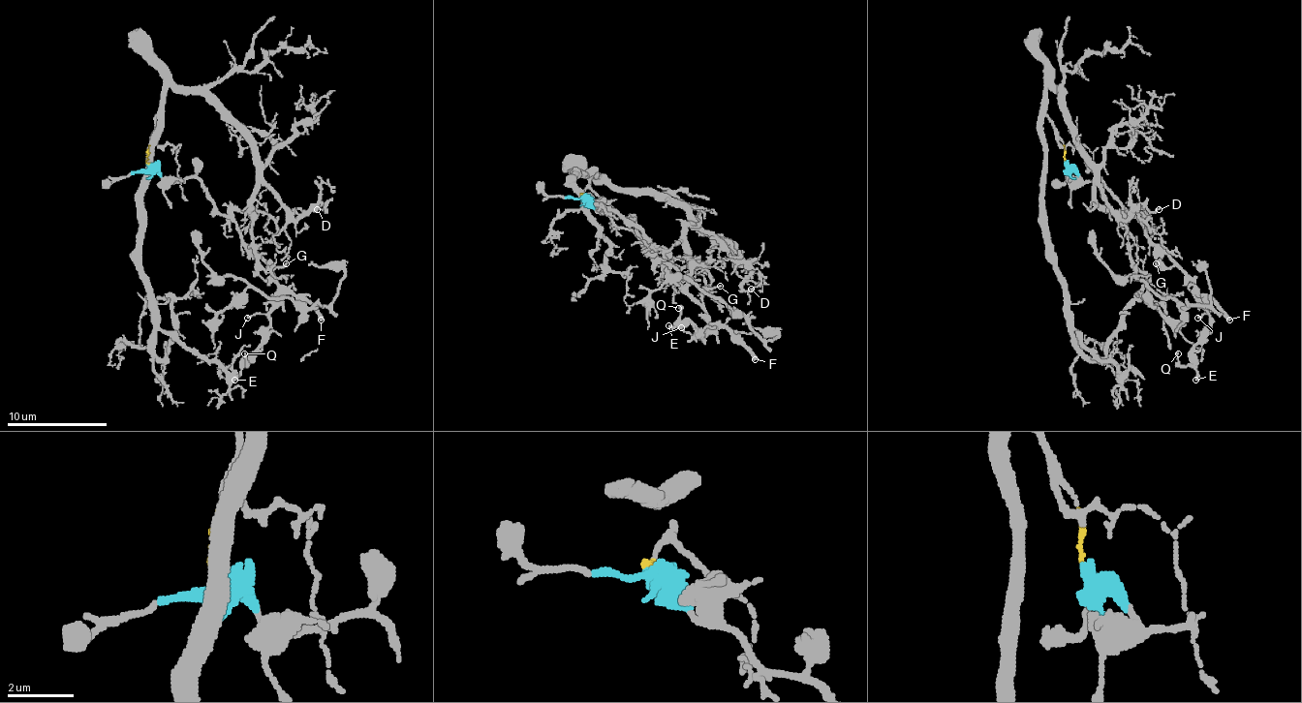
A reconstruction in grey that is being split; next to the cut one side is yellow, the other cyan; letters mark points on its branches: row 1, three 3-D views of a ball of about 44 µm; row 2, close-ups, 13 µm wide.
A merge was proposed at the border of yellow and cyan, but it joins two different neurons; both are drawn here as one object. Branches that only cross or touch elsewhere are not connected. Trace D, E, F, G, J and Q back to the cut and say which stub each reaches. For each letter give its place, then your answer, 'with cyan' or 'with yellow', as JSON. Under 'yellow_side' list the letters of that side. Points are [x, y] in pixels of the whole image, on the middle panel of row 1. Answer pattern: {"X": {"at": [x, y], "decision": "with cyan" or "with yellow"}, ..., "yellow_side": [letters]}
{"D": {"at": [751, 289], "decision": "with yellow"}, "E": {"at": [668, 325], "decision": "with cyan"}, "F": {"at": [755, 359], "decision": "with cyan"}, "G": {"at": [720, 286], "decision": "with cyan"}, "J": {"at": [681, 327], "decision": "with cyan"}, "Q": {"at": [678, 308], "decision": "with cyan"}, "yellow_side": ["D"]}

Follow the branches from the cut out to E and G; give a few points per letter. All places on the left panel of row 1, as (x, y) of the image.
E: (149, 164), (170, 181), (197, 178), (214, 205), (266, 263), (276, 286), (269, 335), (234, 381)
G: (149, 164), (170, 181), (197, 178), (214, 205), (269, 268), (287, 263)

